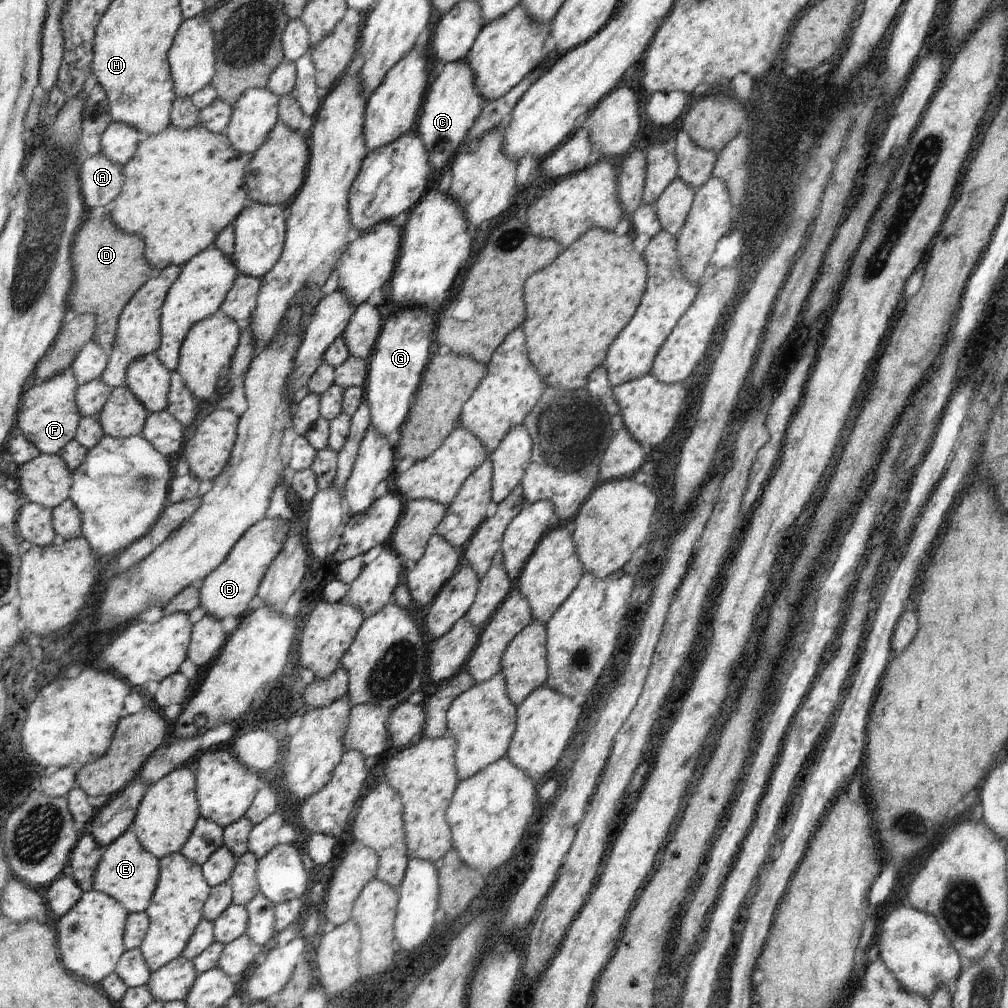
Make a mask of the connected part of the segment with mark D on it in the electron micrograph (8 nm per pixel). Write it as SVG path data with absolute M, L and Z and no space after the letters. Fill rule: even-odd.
M109 212L87 220L75 237L72 246L75 284L70 292L69 308L75 310L75 314L89 313L97 317L94 339L104 346L109 356L118 338L118 320L123 310L135 294L157 275L157 269L147 262L145 251L143 238L120 230Z

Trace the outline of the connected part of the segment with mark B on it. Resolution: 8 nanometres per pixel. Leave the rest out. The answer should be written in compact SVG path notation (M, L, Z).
M279 517L265 519L255 524L246 536L235 544L225 562L204 578L200 589L200 599L201 606L207 613L223 620L229 615L242 618L249 612L249 604L258 595L263 577L283 550L283 544L286 544L290 531L287 524L286 520Z

